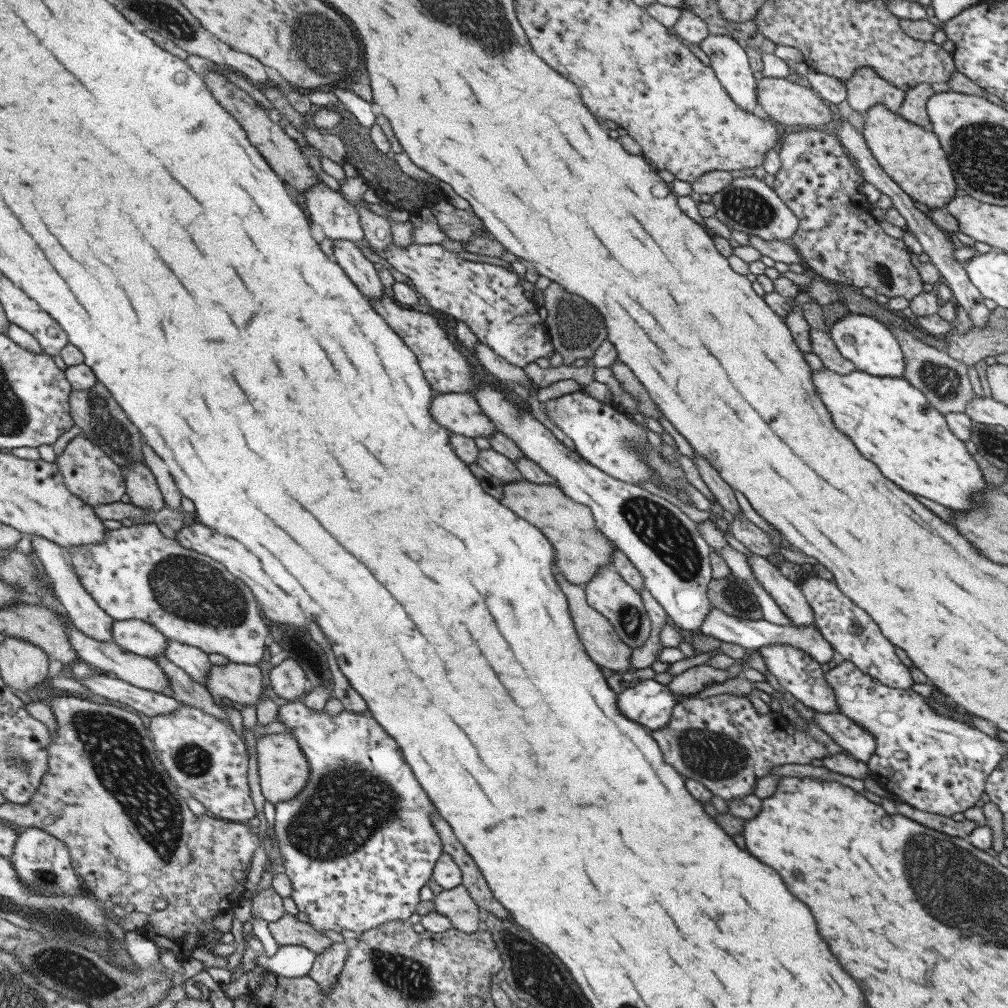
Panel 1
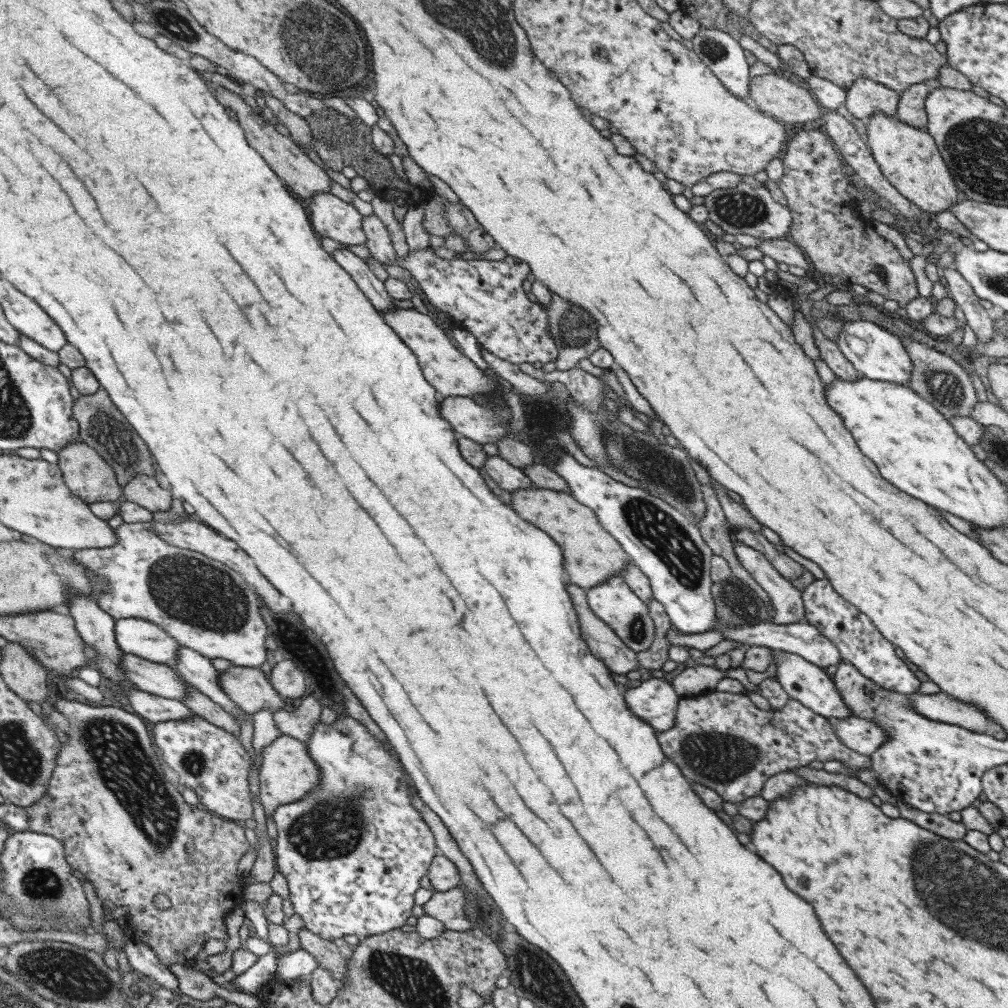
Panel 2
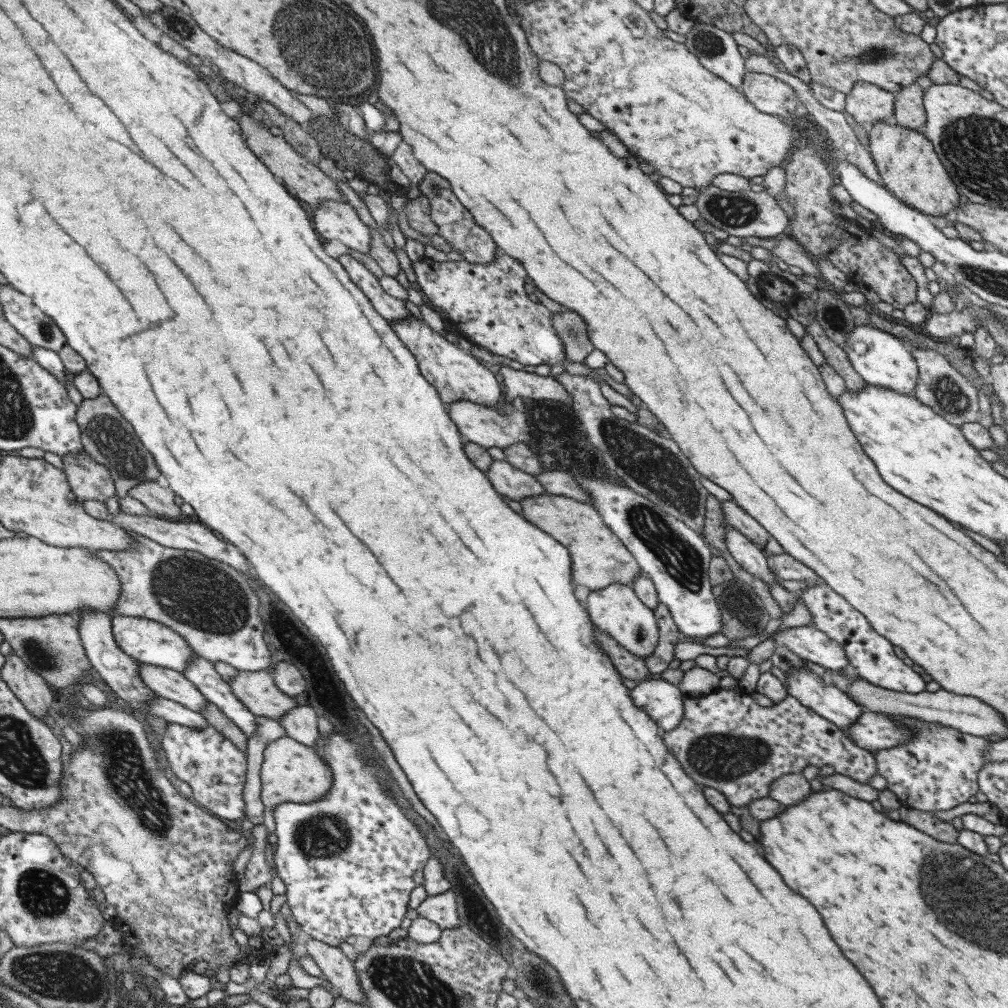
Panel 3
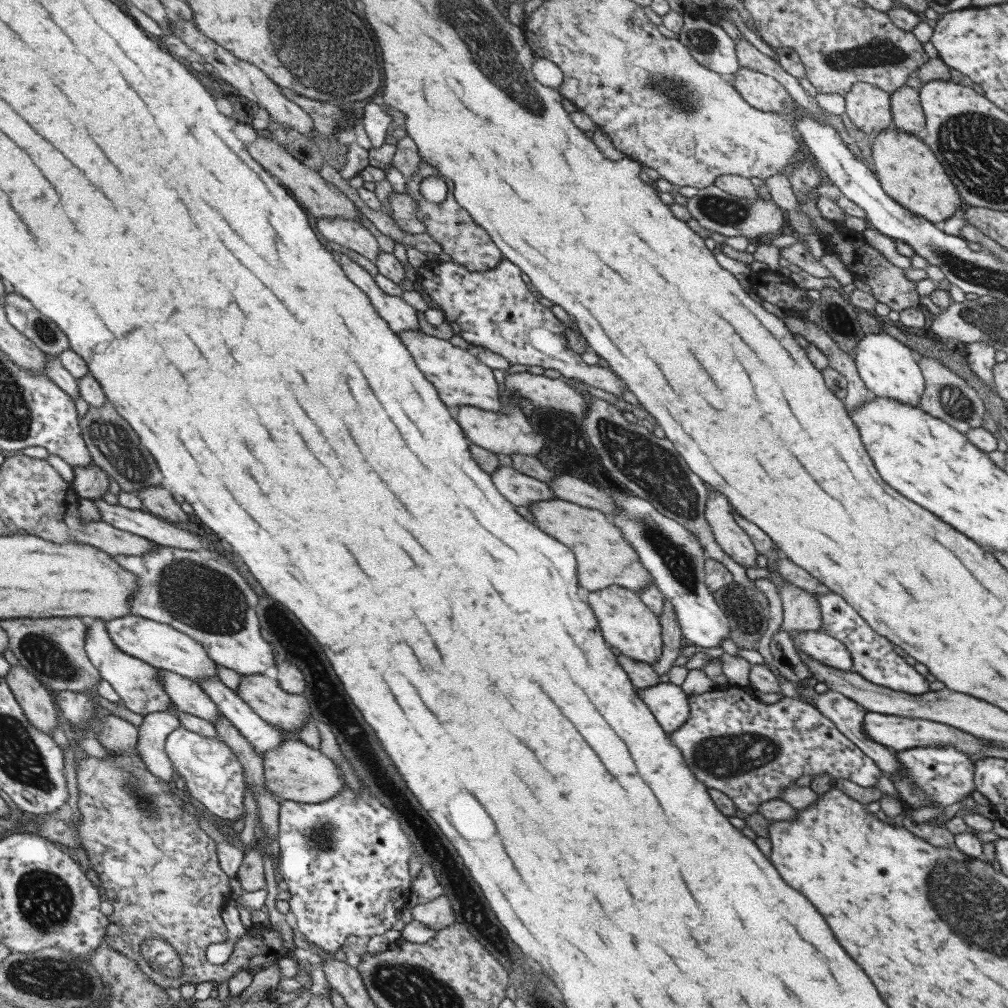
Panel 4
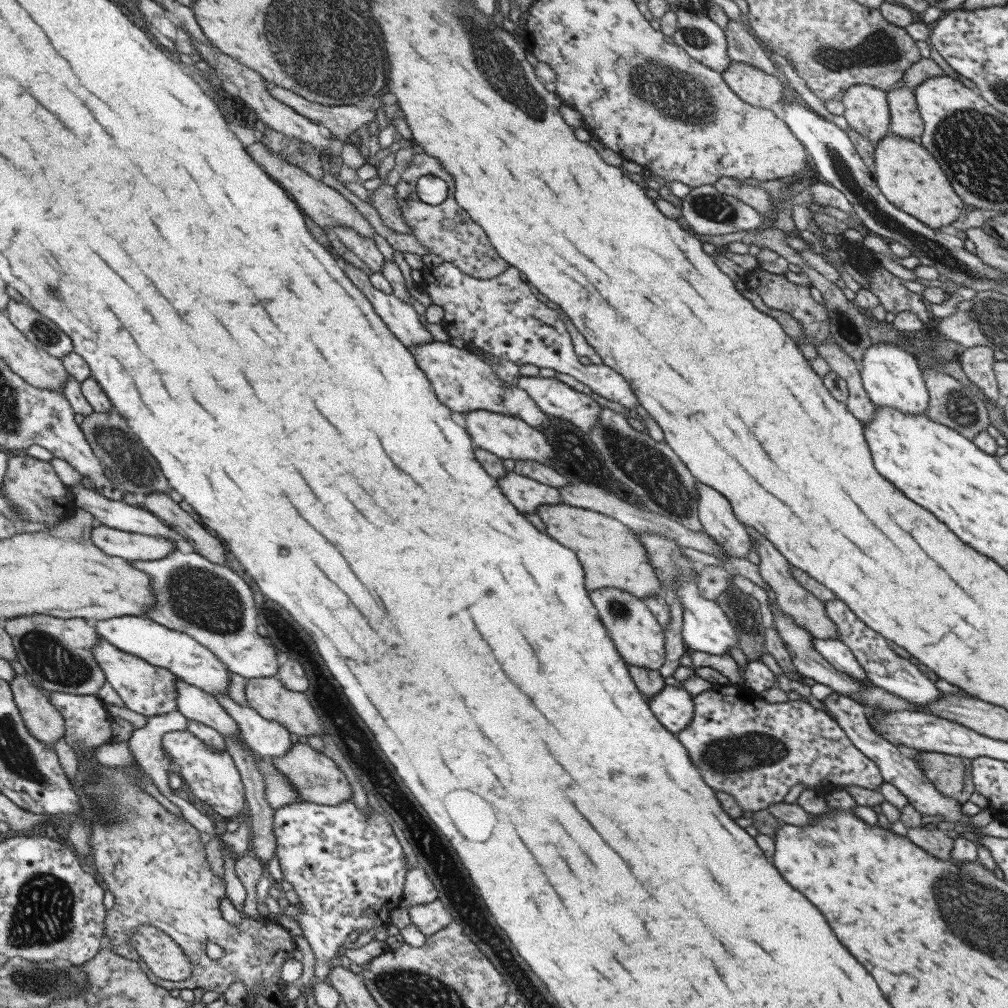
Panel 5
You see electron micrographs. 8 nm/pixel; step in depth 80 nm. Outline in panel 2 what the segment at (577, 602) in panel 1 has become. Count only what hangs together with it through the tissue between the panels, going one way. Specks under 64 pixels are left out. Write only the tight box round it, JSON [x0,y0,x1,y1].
[565,582,639,675]

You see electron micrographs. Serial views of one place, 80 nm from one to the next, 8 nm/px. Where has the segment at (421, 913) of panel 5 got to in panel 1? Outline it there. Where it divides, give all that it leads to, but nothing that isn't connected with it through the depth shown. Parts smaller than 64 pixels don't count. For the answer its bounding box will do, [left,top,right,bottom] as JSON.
[431,885,480,933]

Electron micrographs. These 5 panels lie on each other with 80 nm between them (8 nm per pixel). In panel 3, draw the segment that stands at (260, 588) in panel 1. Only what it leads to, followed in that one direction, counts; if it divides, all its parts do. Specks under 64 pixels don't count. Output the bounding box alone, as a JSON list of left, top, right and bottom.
[108,511,249,572]

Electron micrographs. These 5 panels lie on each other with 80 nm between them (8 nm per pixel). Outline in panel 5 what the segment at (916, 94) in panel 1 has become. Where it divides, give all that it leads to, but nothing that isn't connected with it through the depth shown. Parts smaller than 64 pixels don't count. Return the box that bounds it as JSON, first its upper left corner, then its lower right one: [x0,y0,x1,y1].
[886,87,923,140]

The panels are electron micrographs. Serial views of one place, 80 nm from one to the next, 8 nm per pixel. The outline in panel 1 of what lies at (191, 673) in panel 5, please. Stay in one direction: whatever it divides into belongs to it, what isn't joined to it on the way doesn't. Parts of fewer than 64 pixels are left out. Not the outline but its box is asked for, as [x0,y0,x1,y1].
[110,620,167,659]

